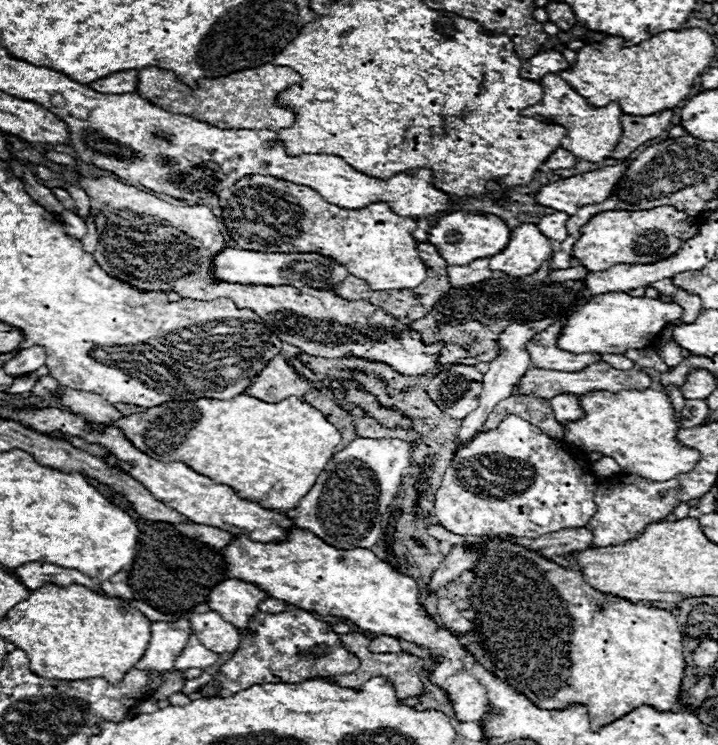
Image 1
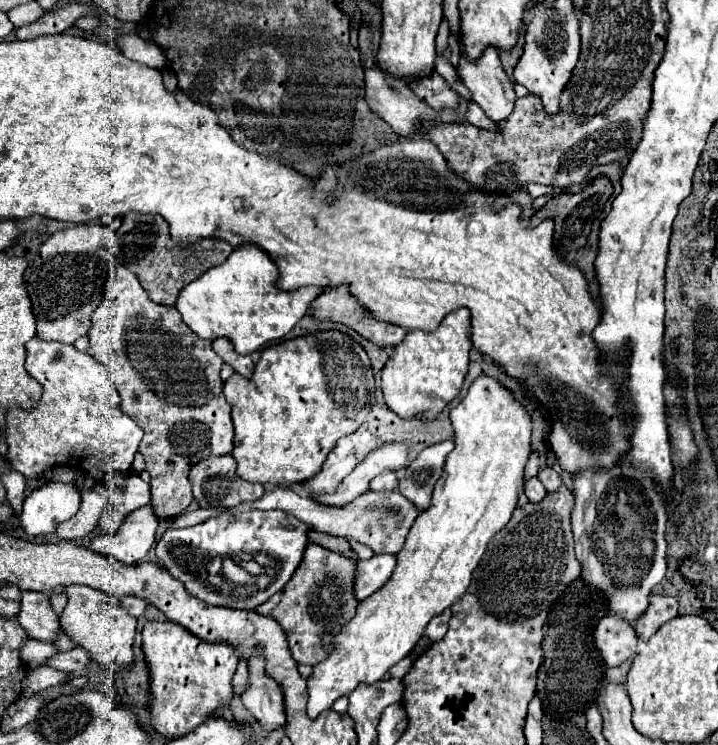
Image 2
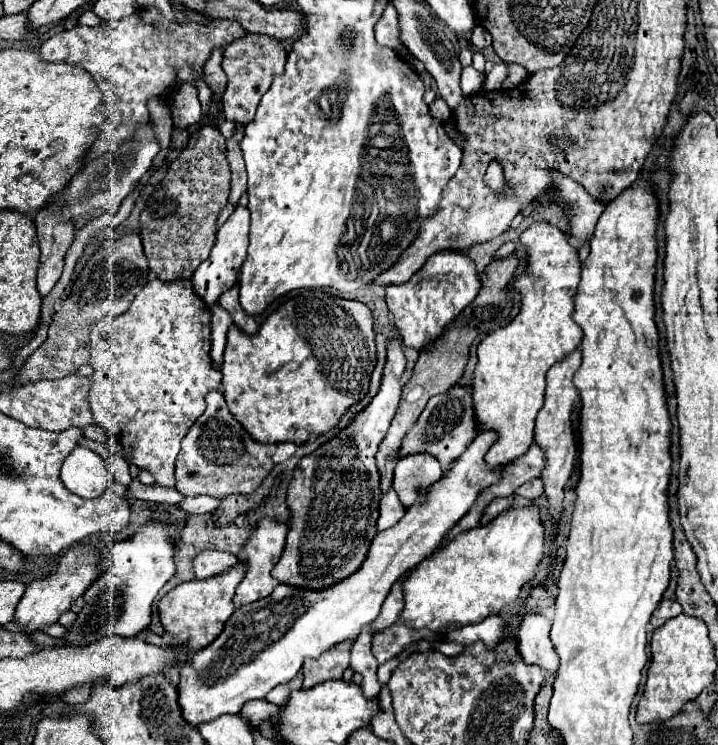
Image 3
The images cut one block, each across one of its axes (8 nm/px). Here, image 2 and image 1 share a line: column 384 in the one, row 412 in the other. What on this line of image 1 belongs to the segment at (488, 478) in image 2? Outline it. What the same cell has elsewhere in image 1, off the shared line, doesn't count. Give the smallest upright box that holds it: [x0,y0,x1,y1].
[562,388,700,482]

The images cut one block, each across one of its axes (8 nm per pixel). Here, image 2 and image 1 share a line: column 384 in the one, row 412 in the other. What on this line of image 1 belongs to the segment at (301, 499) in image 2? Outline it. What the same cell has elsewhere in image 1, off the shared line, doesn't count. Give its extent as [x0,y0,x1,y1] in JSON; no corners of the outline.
[482,396,562,438]

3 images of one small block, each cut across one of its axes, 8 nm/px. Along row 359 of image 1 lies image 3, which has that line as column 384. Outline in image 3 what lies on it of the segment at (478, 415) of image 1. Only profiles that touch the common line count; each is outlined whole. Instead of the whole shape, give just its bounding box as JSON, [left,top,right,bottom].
[378,490,404,530]

